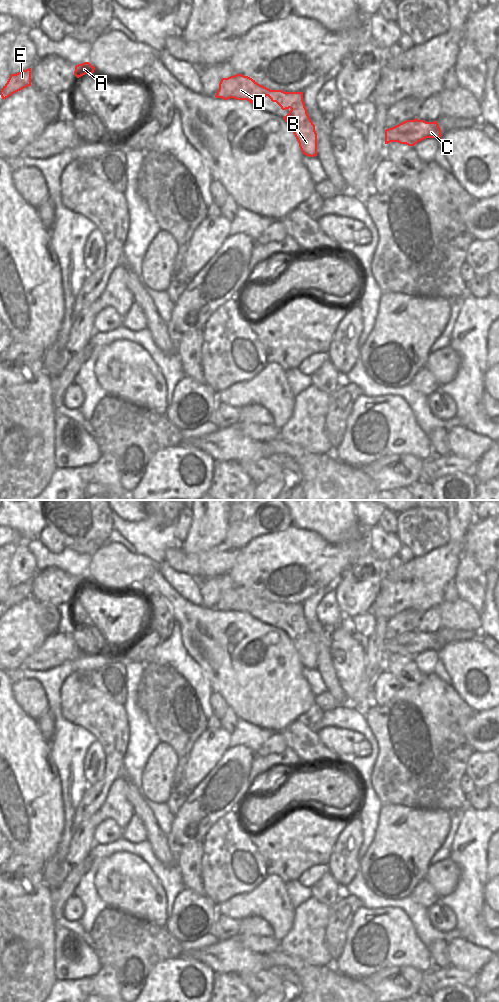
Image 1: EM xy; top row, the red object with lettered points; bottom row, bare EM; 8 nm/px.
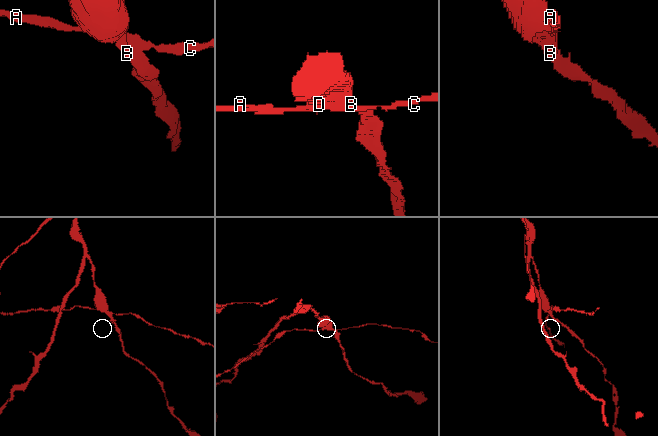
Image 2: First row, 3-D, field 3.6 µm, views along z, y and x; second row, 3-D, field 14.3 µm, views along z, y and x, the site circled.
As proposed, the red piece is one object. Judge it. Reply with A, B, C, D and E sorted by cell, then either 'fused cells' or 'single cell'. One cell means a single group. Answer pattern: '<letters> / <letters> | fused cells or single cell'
A C E / B D | fused cells

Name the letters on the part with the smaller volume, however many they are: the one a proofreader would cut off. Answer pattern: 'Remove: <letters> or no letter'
Remove: A, C, E

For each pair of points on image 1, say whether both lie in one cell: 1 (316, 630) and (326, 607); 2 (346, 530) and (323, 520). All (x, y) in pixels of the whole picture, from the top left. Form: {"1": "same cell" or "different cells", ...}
{"1": "different cells", "2": "same cell"}

